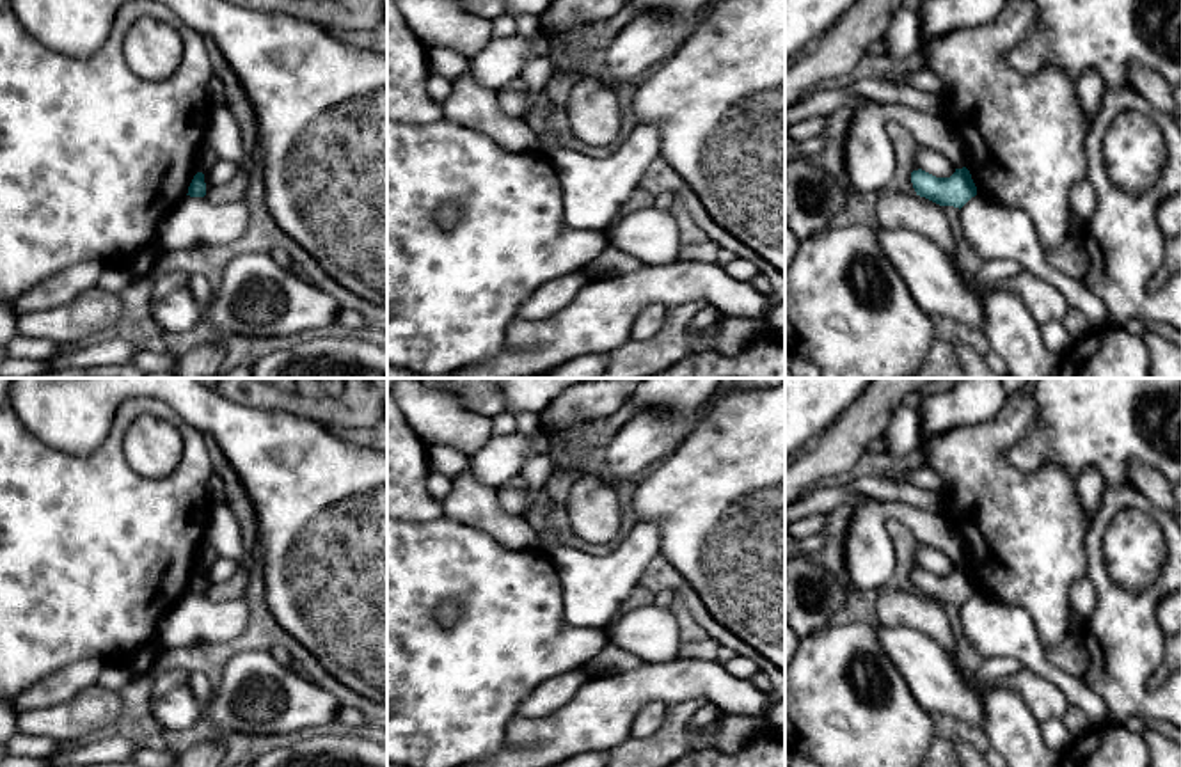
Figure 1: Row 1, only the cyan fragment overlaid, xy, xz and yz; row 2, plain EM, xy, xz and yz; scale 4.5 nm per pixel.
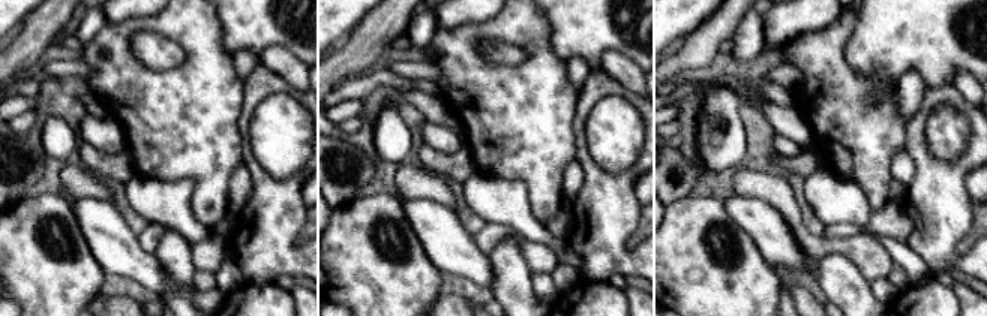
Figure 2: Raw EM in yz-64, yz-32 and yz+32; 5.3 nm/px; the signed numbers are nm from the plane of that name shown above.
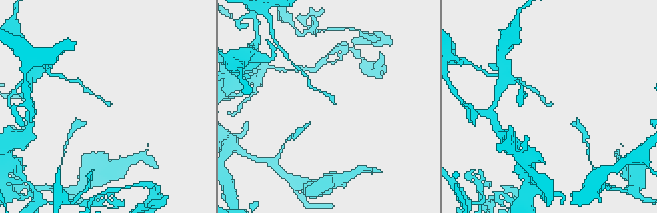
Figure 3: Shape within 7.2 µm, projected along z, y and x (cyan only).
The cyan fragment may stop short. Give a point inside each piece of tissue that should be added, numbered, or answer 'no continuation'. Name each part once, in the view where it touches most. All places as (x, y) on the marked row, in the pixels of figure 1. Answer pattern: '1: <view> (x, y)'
no continuation

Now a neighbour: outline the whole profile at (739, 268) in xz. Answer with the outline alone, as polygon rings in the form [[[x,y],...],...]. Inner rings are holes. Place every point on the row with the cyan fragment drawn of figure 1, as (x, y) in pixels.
[[[744,257],[721,261],[721,265],[726,273],[735,281],[751,282],[757,275],[760,275],[760,270],[749,259]]]

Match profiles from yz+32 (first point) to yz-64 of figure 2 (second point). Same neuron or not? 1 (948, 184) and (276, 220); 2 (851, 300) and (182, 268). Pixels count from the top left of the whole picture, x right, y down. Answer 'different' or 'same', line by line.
1: same
2: same

